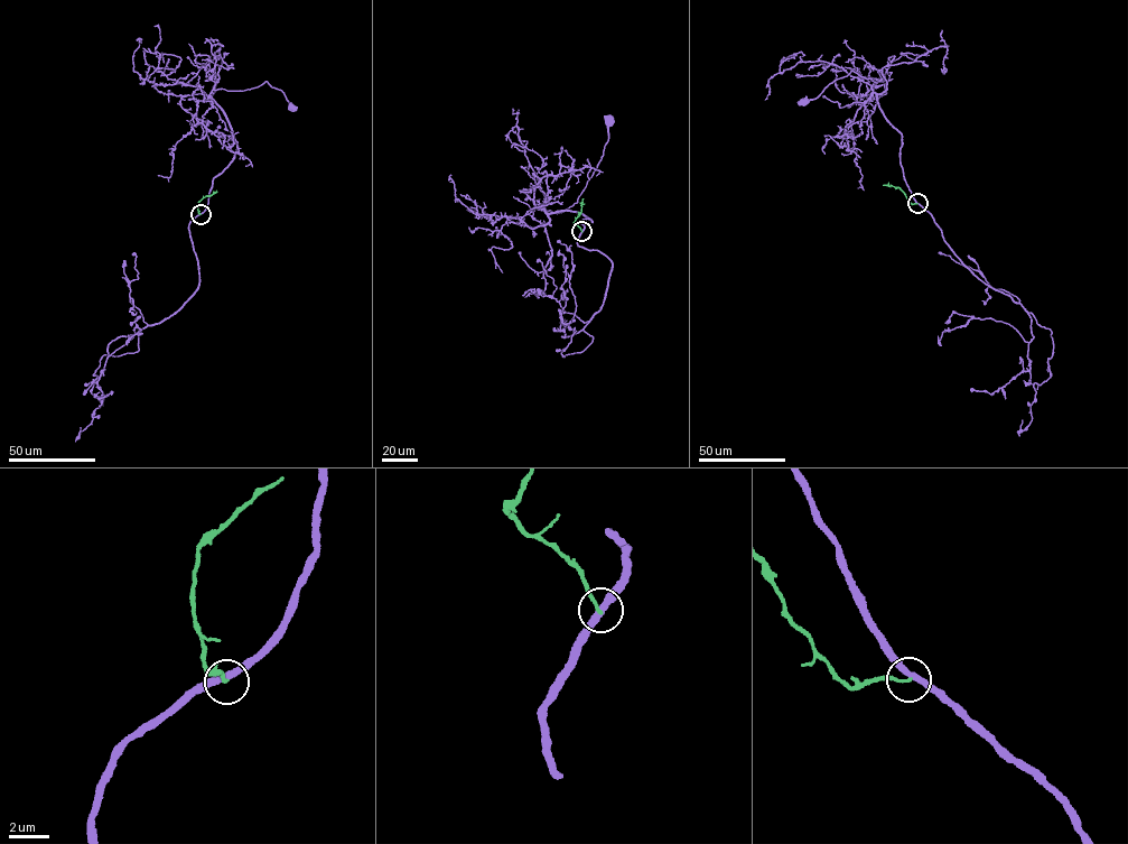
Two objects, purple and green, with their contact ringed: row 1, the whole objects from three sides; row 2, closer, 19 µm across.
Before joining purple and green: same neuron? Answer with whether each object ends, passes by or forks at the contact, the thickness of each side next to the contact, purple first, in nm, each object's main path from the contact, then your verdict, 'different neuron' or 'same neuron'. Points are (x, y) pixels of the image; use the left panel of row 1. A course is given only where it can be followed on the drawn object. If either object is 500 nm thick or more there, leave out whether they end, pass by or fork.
purple passes by; green ends; calibres 320 and 160 nm; course purple (201, 214), (212, 181), (238, 146), (211, 93), (266, 81), (291, 107); course green (201, 214), (198, 202), (217, 192); different neuron

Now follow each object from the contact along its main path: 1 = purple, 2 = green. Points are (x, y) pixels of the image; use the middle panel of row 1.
1: (581, 231), (579, 222), (592, 222), (585, 216), (544, 211), (562, 212), (577, 202), (607, 141), (608, 121)
2: (581, 231), (574, 222), (581, 211), (583, 198)

